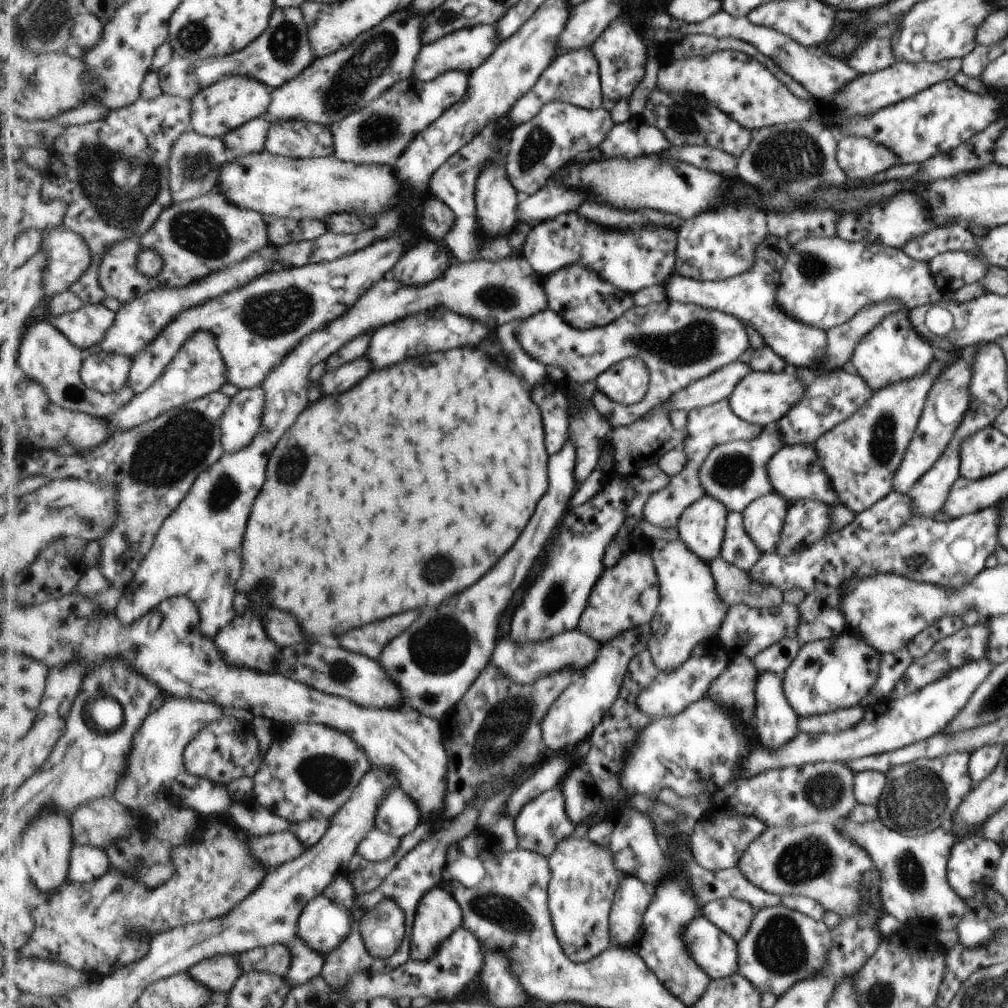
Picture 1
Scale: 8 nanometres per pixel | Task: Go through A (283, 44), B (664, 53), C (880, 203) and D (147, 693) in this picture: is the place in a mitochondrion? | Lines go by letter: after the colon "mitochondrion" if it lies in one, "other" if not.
A: mitochondrion
B: other
C: other
D: other

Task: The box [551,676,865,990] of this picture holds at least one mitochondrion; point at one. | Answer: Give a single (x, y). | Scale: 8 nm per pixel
(780, 948)

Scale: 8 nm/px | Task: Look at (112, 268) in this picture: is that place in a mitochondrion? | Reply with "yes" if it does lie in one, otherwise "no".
no

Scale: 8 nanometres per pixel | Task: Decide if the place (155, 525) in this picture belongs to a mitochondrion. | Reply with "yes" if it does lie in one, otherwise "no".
no

